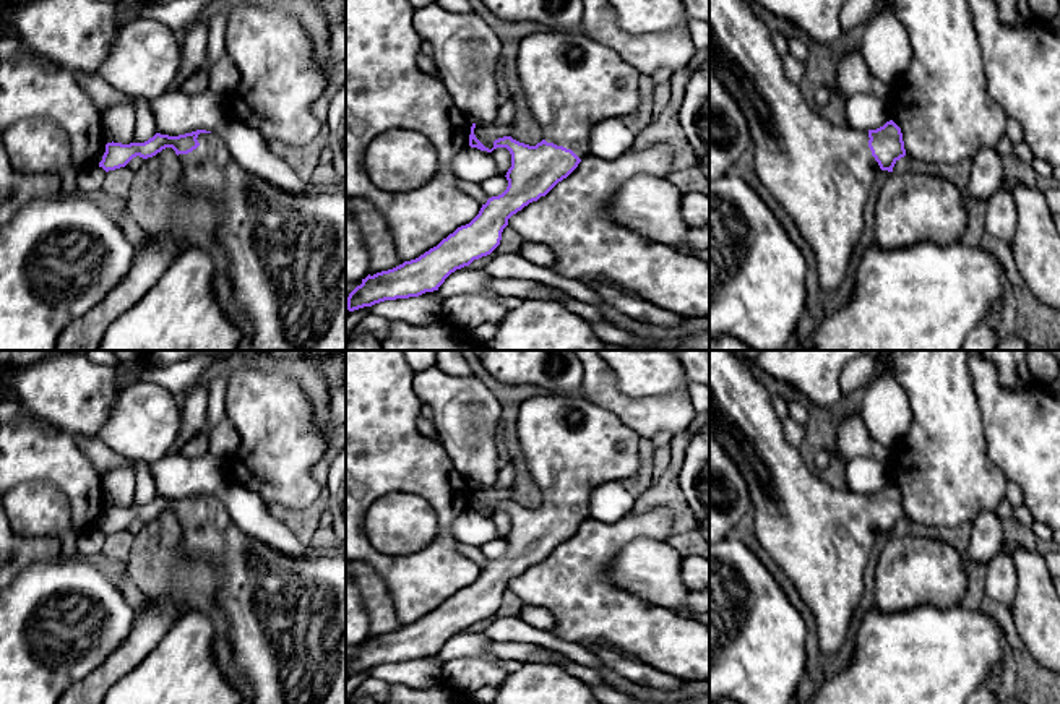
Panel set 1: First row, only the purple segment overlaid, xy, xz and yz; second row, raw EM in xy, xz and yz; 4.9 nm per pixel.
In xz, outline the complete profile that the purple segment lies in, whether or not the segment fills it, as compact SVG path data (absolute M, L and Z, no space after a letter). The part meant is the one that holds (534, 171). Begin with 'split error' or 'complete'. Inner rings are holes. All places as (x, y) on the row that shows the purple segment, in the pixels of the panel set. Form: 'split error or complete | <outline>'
split error | M544 29L528 34L518 44L516 73L523 86L528 110L532 114L542 131L542 141L529 146L503 136L493 141L493 148L485 148L471 127L469 146L492 152L506 148L511 154L511 167L506 172L506 190L487 200L479 214L466 225L458 227L416 260L367 276L347 297L347 310L354 311L372 307L385 300L419 297L425 292L438 290L445 279L469 266L474 260L490 255L502 240L502 232L508 219L541 196L545 196L558 182L567 178L591 154L589 135L596 123L609 118L620 120L640 109L640 71L625 62L617 52L601 45L578 31Z

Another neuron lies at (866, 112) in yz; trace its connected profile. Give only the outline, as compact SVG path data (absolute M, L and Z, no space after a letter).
M852 94L846 101L846 118L852 130L877 130L891 120L890 104L872 94Z

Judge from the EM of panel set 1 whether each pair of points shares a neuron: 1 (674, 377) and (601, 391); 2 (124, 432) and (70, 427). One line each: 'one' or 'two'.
1: two
2: two

